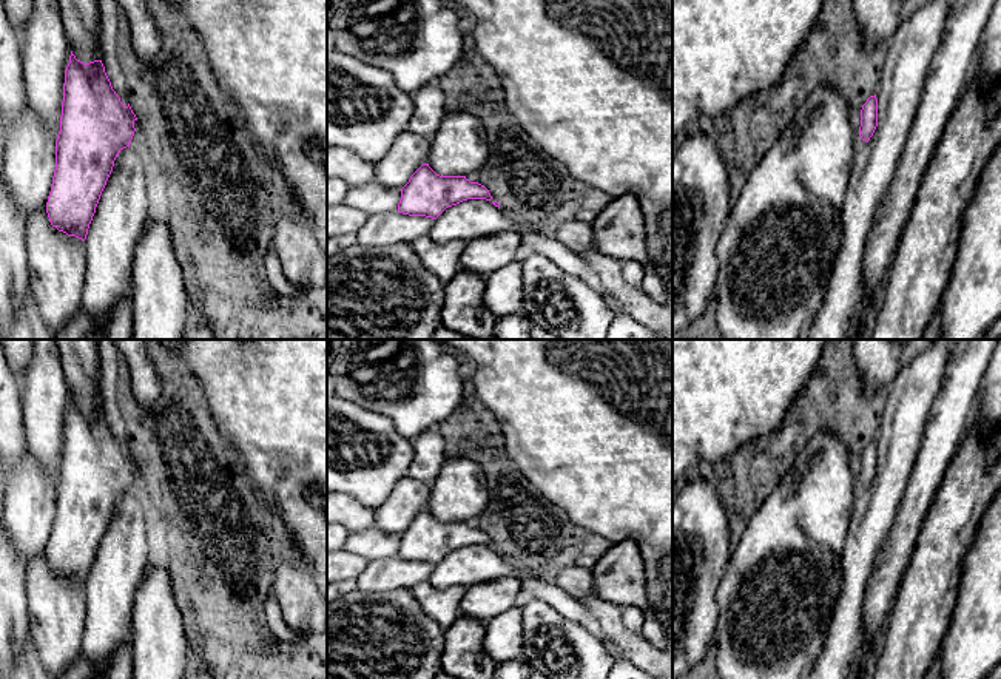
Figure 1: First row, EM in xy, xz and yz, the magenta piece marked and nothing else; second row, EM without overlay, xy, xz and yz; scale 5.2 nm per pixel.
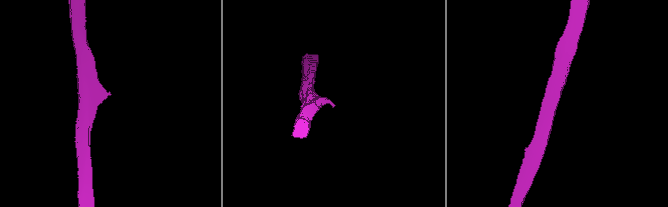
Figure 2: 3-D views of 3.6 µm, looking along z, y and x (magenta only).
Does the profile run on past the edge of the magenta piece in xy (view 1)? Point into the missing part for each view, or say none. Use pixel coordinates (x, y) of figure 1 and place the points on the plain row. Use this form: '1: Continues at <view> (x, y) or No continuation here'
1: No continuation here

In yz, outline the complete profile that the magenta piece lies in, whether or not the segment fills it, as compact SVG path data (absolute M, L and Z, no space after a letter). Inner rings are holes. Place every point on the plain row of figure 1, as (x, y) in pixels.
M876 440L870 441L861 455L859 481L868 488L878 472L878 444Z

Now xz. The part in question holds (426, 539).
M423 509L401 534L398 557L436 565L447 552L467 545L490 546L492 542L484 531L466 522L440 522Z

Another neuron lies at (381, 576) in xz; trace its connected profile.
M398 556L367 563L364 573L358 577L358 591L389 593L396 588L412 589L421 582L427 582L435 565L426 562L409 562Z

